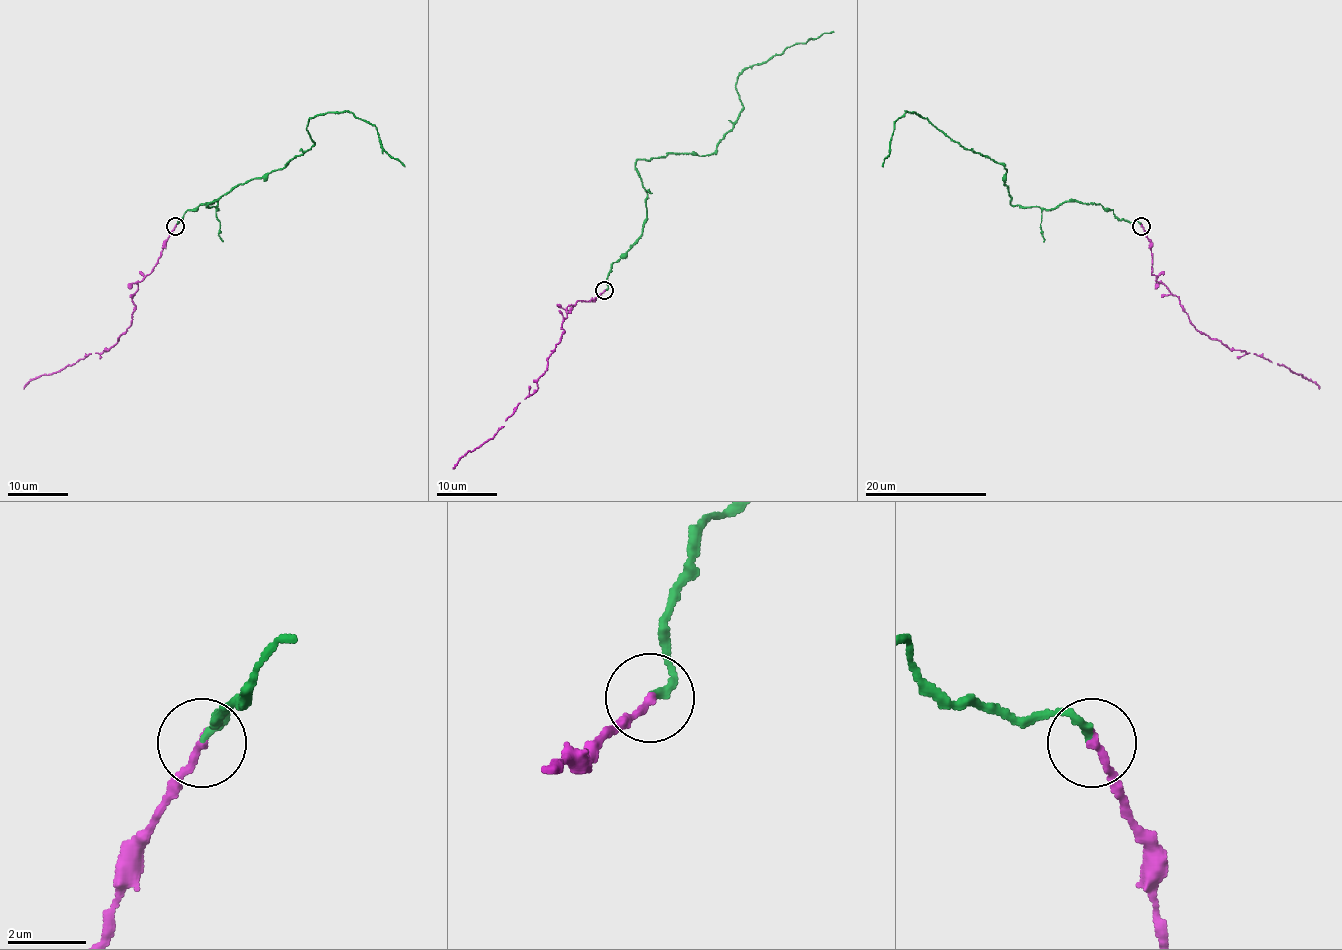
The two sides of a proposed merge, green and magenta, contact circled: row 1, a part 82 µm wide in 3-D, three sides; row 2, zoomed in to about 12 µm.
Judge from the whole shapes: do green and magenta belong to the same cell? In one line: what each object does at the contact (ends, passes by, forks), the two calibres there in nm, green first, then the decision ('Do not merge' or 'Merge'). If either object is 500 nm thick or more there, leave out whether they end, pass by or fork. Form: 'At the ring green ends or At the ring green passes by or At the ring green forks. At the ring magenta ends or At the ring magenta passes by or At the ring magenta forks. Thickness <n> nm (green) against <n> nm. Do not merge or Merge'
At the ring green ends. At the ring magenta ends. Thickness 170 nm (green) against 200 nm. Merge

